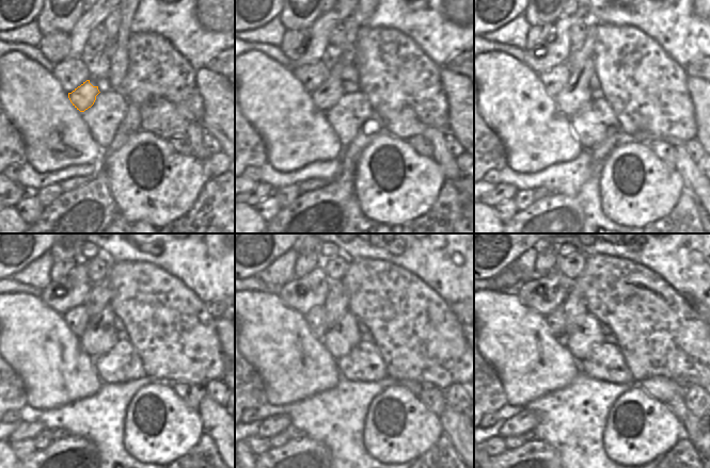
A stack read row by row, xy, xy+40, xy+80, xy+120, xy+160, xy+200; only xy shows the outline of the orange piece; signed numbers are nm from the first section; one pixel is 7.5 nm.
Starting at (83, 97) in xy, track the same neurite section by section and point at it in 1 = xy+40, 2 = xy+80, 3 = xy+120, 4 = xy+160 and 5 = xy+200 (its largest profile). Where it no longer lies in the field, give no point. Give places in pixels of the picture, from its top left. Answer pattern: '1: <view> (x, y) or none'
1: xy+40 (326, 96)
2: xy+80 (570, 100)
3: xy+120 (96, 340)
4: xy+160 (340, 340)
5: xy+200 (580, 343)

